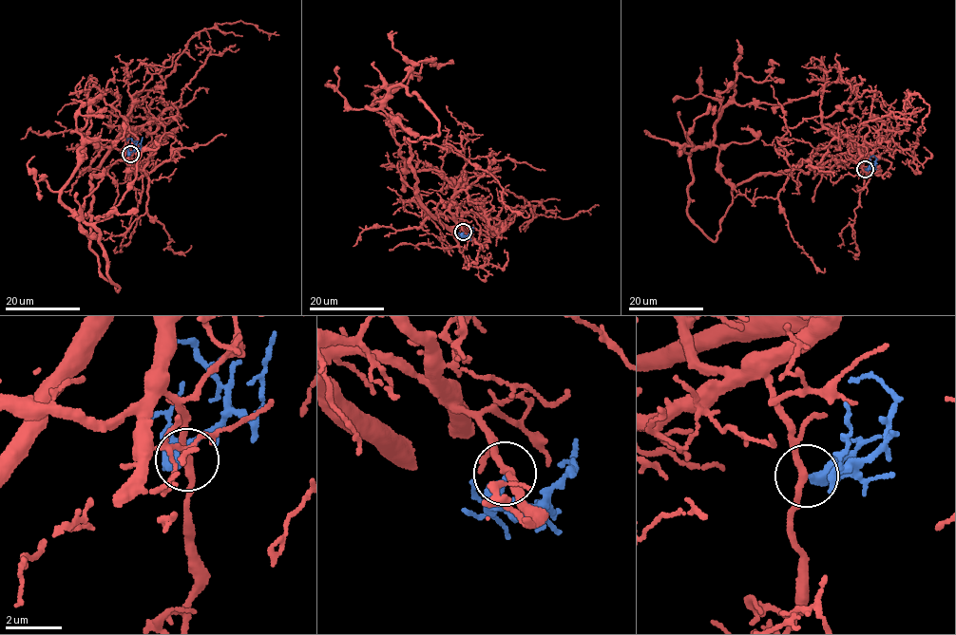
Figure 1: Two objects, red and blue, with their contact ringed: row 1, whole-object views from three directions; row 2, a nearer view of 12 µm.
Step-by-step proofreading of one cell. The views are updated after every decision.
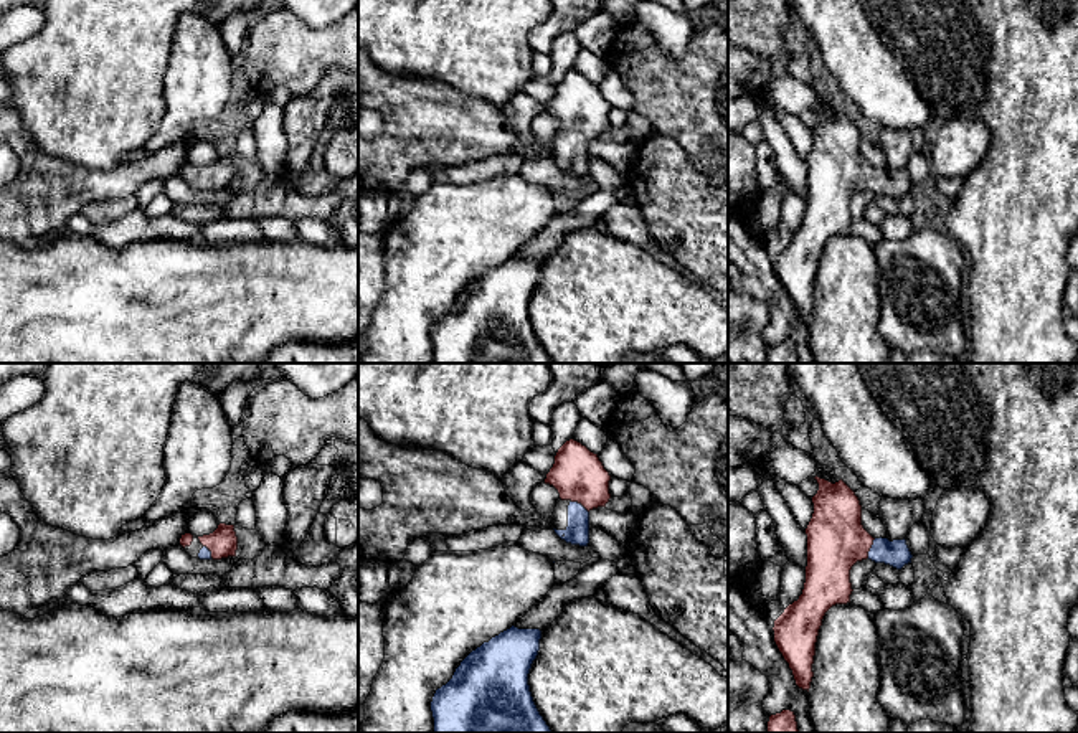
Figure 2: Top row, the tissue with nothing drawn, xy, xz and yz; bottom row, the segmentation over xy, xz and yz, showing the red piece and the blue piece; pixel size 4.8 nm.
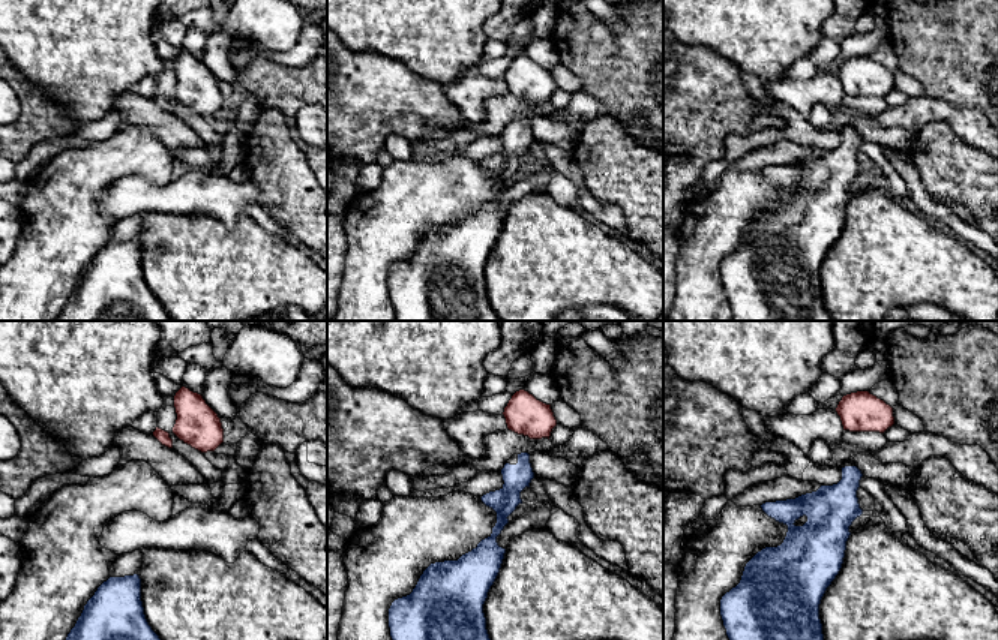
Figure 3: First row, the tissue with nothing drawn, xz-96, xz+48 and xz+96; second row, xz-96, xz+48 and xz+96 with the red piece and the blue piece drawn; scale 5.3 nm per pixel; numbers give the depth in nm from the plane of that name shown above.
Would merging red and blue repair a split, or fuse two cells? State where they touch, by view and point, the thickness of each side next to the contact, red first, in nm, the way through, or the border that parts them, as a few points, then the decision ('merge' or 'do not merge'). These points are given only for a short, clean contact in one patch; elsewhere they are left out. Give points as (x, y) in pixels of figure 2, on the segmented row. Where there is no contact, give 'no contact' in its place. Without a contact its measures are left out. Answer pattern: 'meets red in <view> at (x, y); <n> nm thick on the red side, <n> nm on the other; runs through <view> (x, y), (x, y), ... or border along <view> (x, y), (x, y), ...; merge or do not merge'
meets red in yz at (870, 547); 280 nm thick on the red side, 130 nm on the other; runs through yz (836, 539), (870, 547), (895, 553); merge

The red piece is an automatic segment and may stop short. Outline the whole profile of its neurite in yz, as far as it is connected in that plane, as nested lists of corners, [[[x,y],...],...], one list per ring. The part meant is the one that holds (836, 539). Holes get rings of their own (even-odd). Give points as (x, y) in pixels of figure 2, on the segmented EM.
[[[814,477],[819,484],[817,494],[812,497],[814,513],[806,528],[807,535],[807,566],[802,594],[789,604],[774,621],[774,642],[784,660],[792,670],[796,685],[802,690],[811,688],[814,677],[812,664],[816,655],[816,642],[825,612],[835,604],[850,603],[852,583],[850,570],[857,561],[872,560],[885,563],[896,570],[911,563],[911,551],[906,540],[873,538],[862,525],[862,505],[855,492],[840,479],[832,484],[825,479]]]

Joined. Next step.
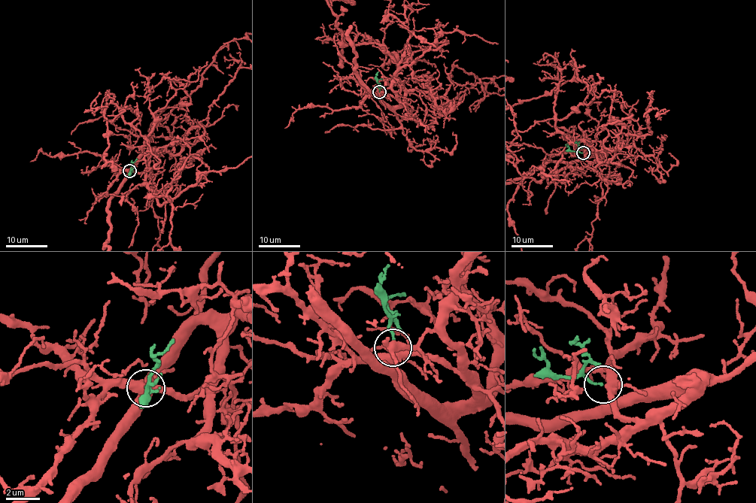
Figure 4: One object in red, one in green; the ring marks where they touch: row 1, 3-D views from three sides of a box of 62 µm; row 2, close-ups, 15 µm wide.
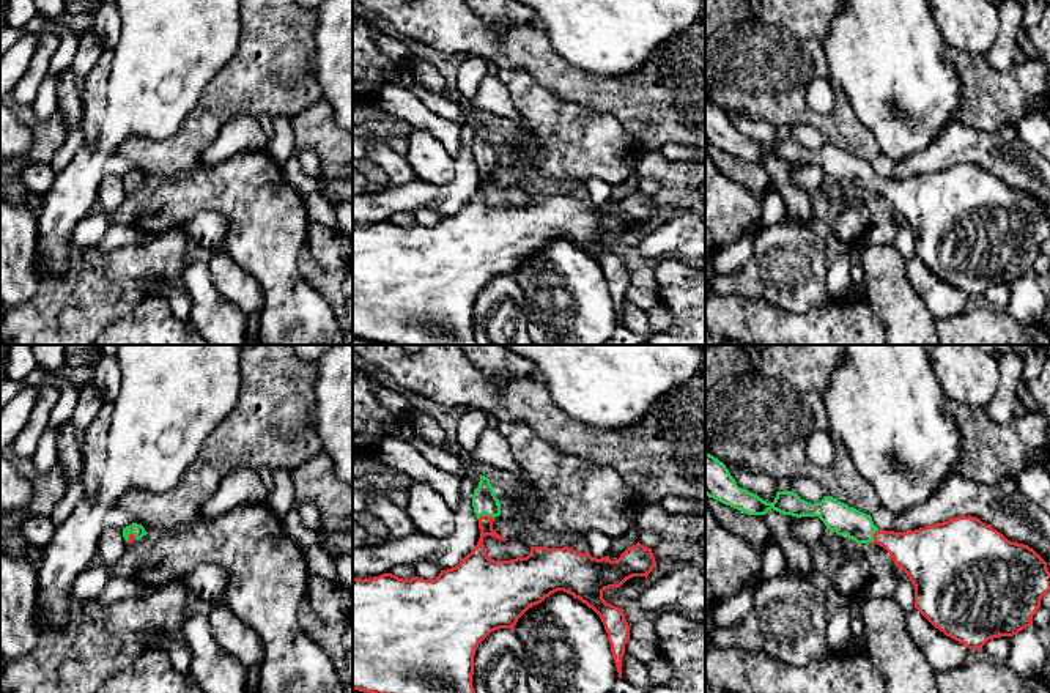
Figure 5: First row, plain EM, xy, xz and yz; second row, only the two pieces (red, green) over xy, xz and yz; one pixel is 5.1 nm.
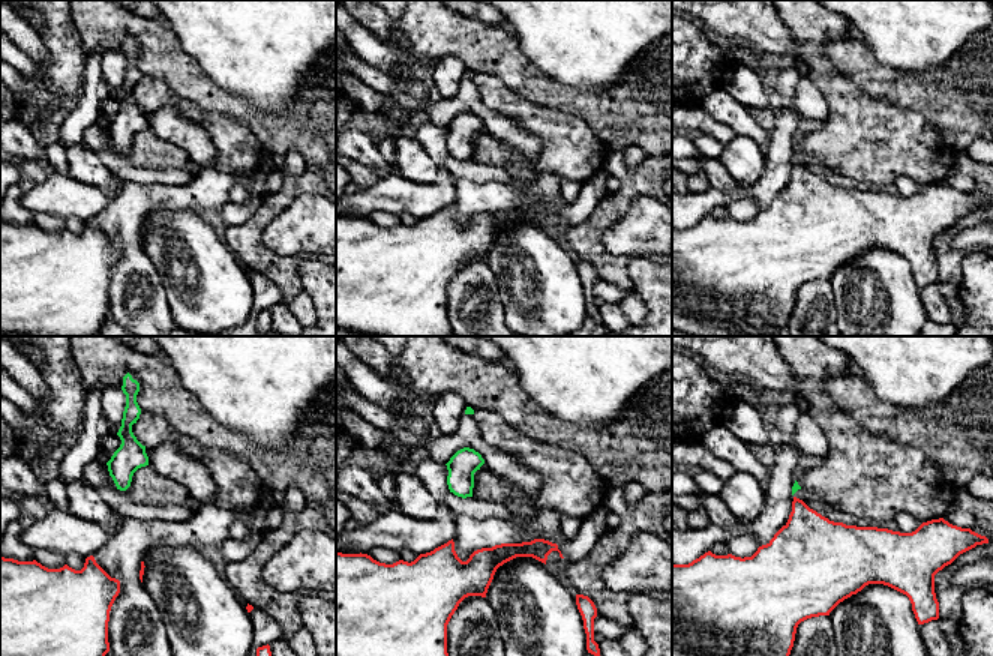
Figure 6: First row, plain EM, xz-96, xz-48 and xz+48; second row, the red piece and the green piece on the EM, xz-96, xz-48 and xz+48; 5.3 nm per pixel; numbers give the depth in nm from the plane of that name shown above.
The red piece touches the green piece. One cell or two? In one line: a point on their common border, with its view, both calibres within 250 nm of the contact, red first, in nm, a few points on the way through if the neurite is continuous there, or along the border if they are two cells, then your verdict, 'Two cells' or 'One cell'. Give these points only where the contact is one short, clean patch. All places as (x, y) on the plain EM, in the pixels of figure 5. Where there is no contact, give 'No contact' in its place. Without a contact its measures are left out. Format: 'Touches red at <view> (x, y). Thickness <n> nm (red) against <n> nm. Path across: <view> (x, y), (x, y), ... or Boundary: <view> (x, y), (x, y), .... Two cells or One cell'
Touches red at xz (485, 163). Thickness 120 nm (red) against 130 nm. Path across: xz (476, 210), (485, 163), (484, 147). One cell

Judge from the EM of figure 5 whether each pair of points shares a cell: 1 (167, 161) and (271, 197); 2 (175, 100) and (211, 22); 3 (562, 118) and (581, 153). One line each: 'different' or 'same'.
1: different
2: same
3: same

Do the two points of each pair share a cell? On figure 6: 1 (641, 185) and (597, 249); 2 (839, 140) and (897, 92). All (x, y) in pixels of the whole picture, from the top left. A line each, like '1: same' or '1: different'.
1: same
2: different

